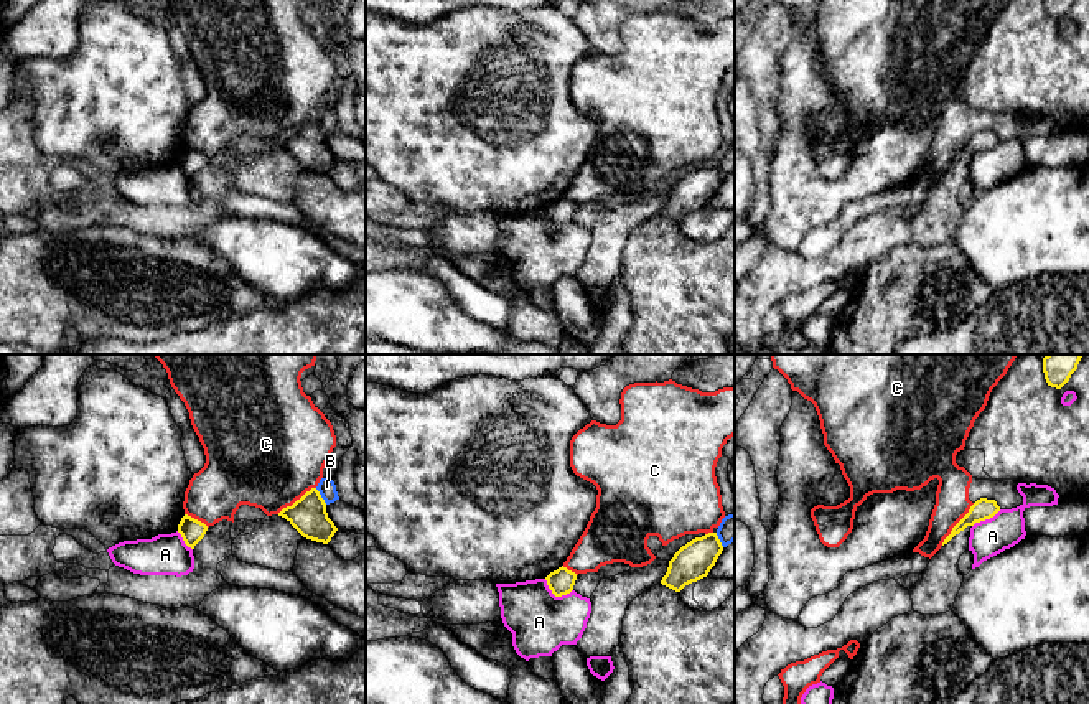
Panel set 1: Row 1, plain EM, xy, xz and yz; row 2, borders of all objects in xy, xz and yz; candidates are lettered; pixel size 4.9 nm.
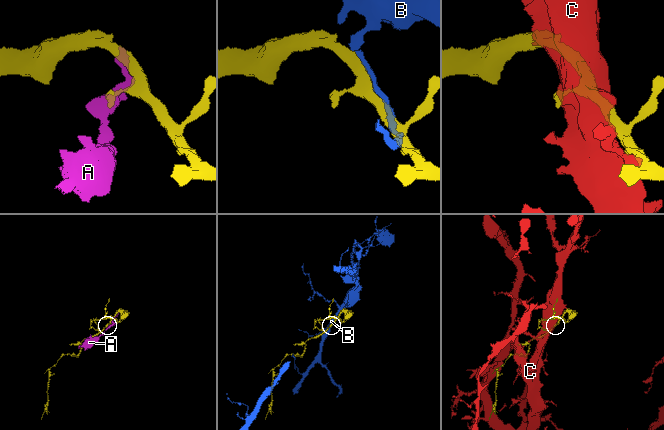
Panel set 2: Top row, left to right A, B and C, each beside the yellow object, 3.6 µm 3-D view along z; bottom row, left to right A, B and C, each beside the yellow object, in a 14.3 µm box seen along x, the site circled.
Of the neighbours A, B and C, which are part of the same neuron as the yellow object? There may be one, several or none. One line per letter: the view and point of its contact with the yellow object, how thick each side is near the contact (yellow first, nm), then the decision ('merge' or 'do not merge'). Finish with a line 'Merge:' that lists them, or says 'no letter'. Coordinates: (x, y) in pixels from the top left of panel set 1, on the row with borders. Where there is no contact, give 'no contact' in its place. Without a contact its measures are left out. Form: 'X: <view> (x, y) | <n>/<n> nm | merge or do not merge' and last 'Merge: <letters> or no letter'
A: xz (556, 596) | 120/300 nm | do not merge
B: xy (320, 497) | 180/90 nm | do not merge
C: yz (956, 525) | 100/170 nm | merge
Merge: C

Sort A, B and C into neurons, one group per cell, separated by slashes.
A / B / C

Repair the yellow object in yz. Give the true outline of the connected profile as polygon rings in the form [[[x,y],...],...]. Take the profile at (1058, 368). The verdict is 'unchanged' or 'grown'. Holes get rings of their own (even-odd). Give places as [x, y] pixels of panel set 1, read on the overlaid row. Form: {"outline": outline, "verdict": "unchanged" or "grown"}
{"outline": [[[1046,354],[1043,373],[1048,386],[1061,389],[1077,369],[1082,354]]], "verdict": "unchanged"}

